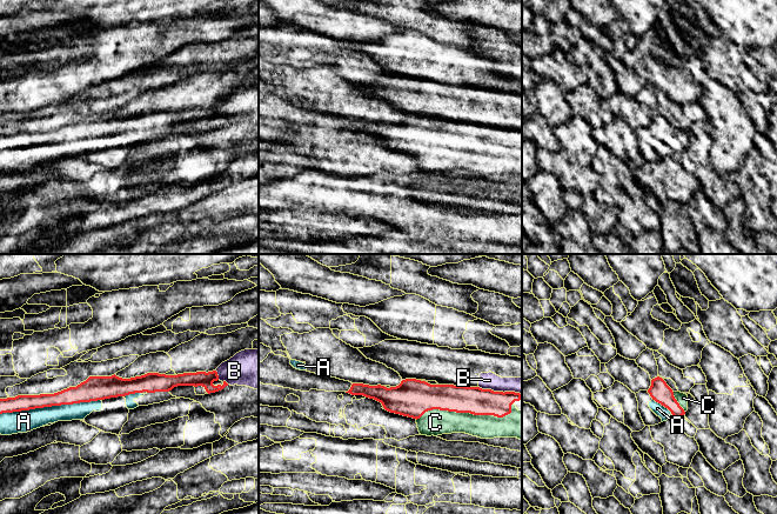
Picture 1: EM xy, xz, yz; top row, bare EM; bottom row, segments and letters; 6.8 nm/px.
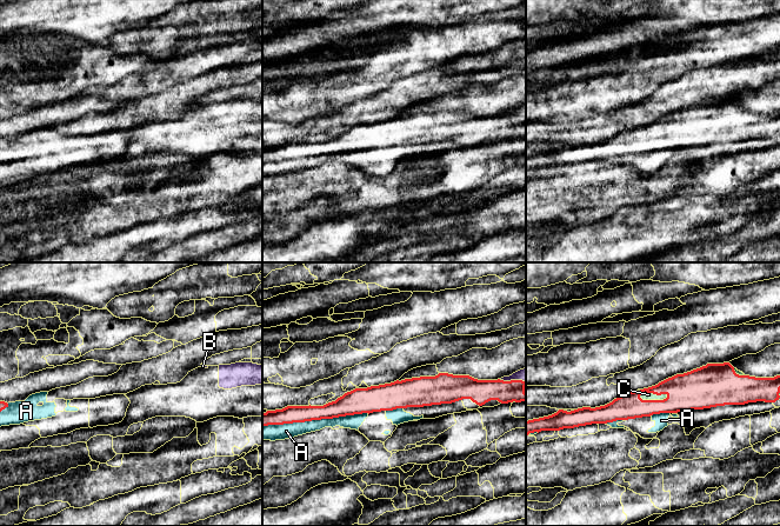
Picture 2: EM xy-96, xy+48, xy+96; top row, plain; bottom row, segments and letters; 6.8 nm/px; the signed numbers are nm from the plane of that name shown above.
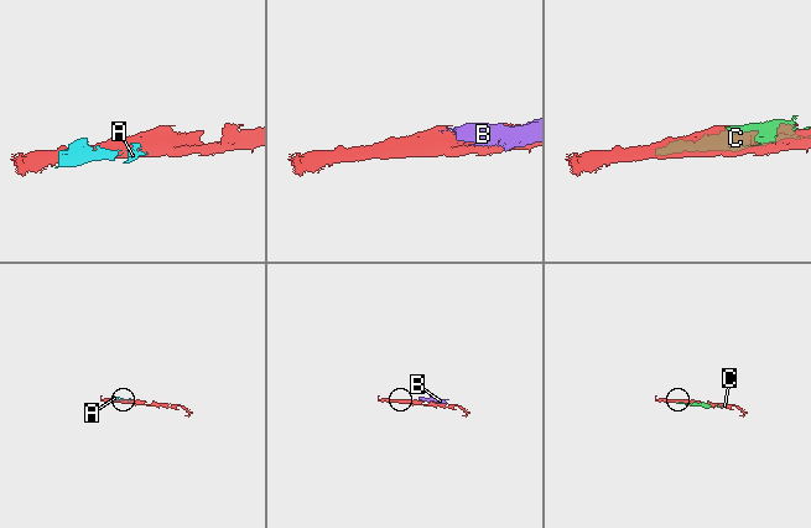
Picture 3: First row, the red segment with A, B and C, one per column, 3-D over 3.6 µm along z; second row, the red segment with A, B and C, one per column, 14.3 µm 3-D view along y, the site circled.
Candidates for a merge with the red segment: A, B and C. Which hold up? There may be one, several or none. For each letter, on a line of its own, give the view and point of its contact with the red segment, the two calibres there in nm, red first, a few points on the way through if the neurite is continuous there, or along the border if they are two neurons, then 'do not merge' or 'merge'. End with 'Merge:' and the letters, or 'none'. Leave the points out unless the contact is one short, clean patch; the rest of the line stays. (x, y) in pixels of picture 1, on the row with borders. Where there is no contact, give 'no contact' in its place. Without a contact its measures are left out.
A: meets red in xy at (49, 406); 130 nm thick on the red side, 150 nm on the other; do not merge
B: meets red in xz at (500, 392); 190 nm thick on the red side, 110 nm on the other; do not merge
C: meets red in xz at (468, 412); 190 nm thick on the red side, 180 nm on the other; do not merge
Merge: none

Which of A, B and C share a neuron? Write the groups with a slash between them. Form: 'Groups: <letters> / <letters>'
Groups: A C / B

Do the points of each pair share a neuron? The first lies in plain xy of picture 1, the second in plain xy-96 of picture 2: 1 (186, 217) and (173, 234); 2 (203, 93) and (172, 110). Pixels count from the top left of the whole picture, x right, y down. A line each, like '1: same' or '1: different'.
1: same
2: same

